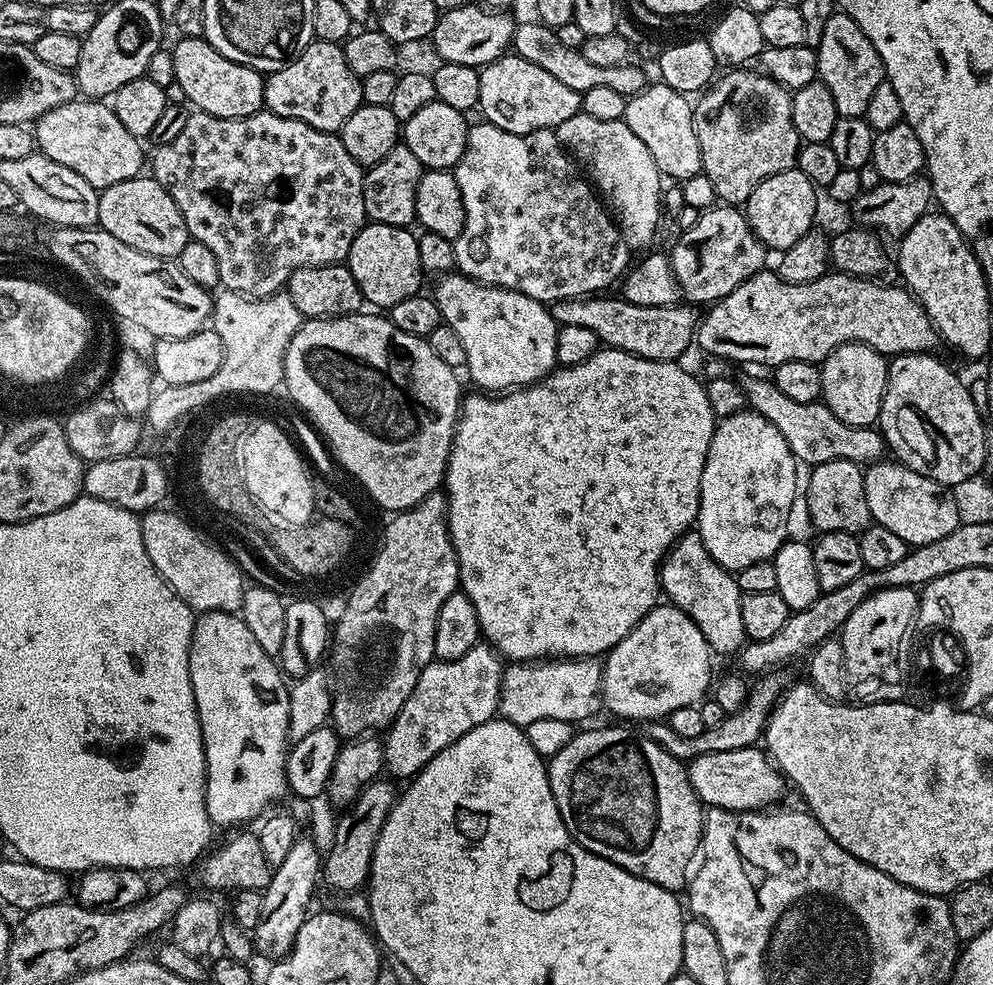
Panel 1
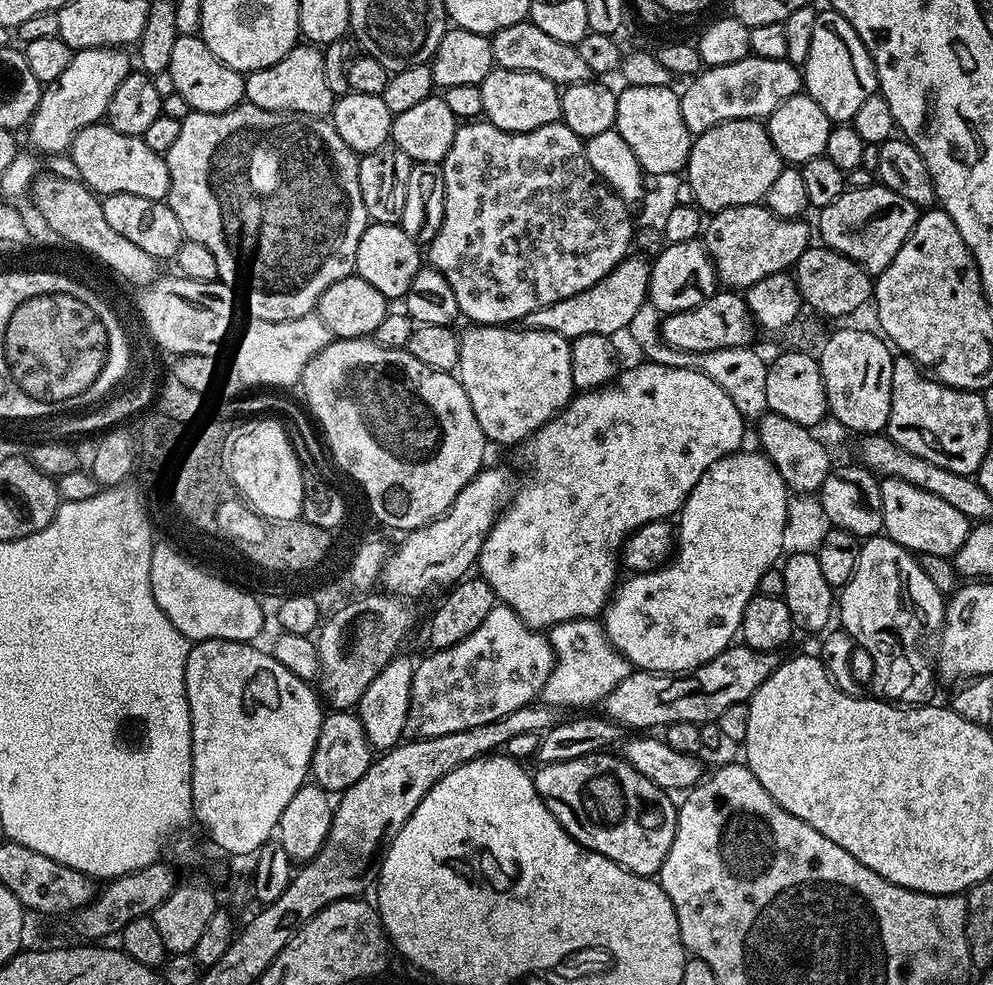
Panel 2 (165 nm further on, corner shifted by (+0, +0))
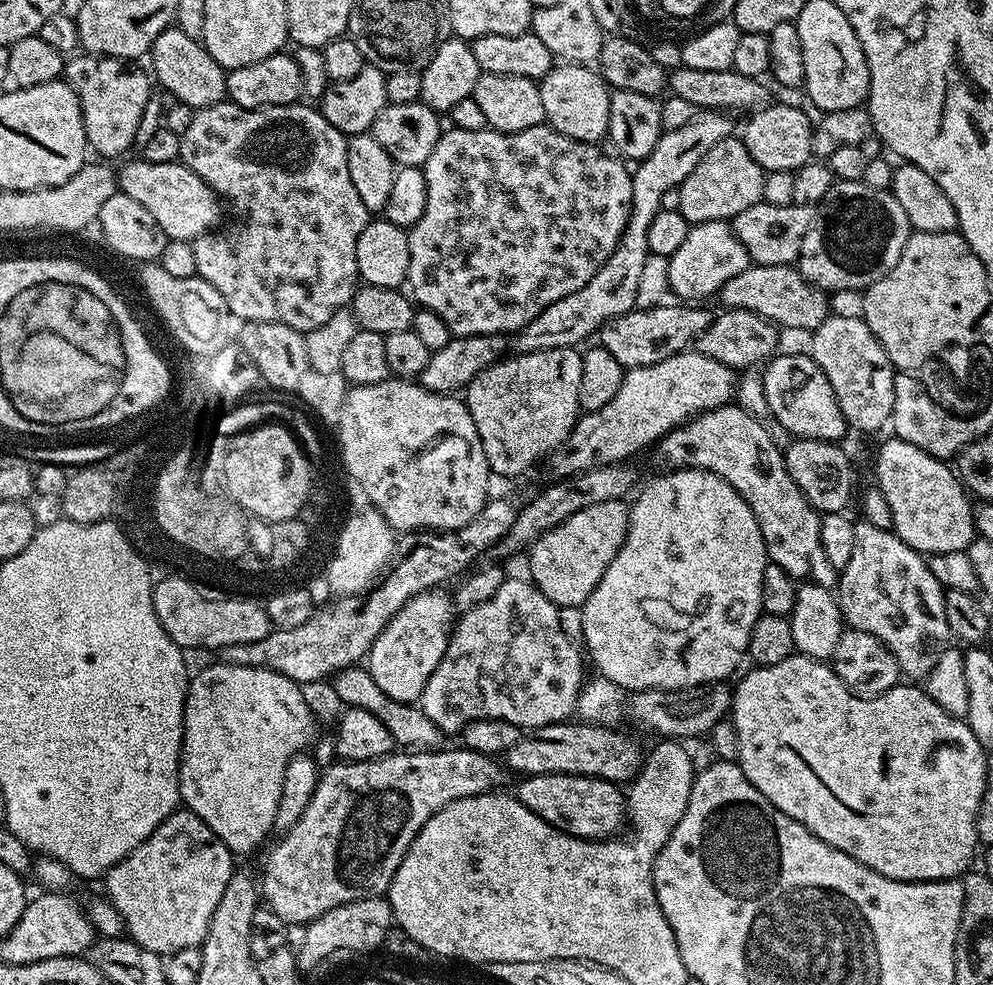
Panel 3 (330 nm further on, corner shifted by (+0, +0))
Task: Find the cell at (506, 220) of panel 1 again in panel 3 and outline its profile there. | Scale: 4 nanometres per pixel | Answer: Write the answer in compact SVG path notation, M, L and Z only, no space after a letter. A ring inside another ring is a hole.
M547 123L517 132L497 132L490 127L482 130L449 127L440 135L434 150L430 150L430 158L426 158L422 165L426 178L426 210L422 210L422 218L418 218L418 222L407 229L410 266L406 288L411 299L421 309L440 316L452 336L498 336L519 332L538 314L542 314L546 306L558 302L558 298L566 298L566 294L574 294L574 290L582 290L582 286L586 286L586 282L594 278L596 271L616 249L618 242L624 237L626 222L630 218L632 172L624 169L626 164L623 159L612 156L607 156L595 143L570 138L548 127Z

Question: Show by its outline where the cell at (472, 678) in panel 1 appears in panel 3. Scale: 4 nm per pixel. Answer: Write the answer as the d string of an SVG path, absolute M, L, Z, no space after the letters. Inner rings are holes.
M505 578L502 586L498 586L498 594L494 594L494 598L482 602L482 606L474 606L474 610L463 613L455 621L452 634L448 638L446 654L442 658L442 662L438 662L434 674L430 674L430 678L426 682L418 701L418 707L426 714L426 718L430 718L430 722L434 722L434 726L438 726L440 732L445 734L456 732L456 734L460 734L463 733L465 726L470 722L478 722L479 720L505 720L506 722L514 722L522 730L531 730L541 728L547 724L565 723L575 713L576 703L580 697L580 689L586 680L586 675L584 676L585 661L582 659L581 649L578 647L577 641L571 640L562 630L560 608L552 604L550 598L546 598L546 594L542 594L542 590L538 590L531 579L523 579L512 580L512 578Z

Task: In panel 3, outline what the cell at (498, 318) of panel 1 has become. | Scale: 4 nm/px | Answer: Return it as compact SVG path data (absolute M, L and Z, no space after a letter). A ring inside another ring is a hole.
M551 348L512 354L497 360L469 382L466 403L474 418L474 426L478 426L478 438L482 438L482 450L488 459L489 469L495 475L497 472L500 476L516 476L526 471L535 460L542 459L544 455L545 459L557 451L568 439L582 412L578 402L578 386L582 382L580 357L581 353L576 348Z

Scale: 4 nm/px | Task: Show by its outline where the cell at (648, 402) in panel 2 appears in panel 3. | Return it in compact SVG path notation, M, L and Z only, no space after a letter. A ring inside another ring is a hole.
M735 403L725 404L723 408L715 408L709 412L701 412L693 420L688 420L681 428L667 432L658 441L660 456L673 469L704 468L708 472L718 474L748 505L756 516L758 526L764 535L764 545L771 563L782 566L786 574L790 574L797 582L817 584L823 588L835 589L838 584L838 569L826 562L826 554L822 550L822 534L820 533L821 513L810 506L810 502L794 486L794 478L790 478L790 470L786 470L786 462L782 448L771 440L762 421L755 420L746 410Z

